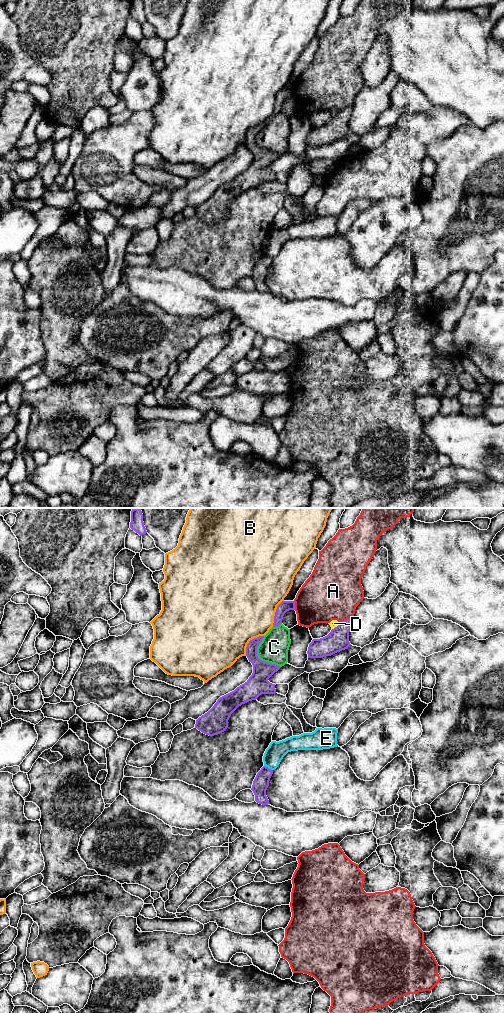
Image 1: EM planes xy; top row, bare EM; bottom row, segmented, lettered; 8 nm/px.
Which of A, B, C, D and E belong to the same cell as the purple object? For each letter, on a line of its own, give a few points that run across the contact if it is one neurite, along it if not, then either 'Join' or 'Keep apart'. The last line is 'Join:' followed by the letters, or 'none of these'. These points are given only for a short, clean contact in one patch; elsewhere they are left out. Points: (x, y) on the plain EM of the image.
A: Keep apart
B: Keep apart
C: Keep apart
D: Keep apart
E: Line: xy (264, 253), (272, 258). Keep apart
Join: none of these

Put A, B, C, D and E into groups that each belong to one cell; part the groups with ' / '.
A / B / C E / D

